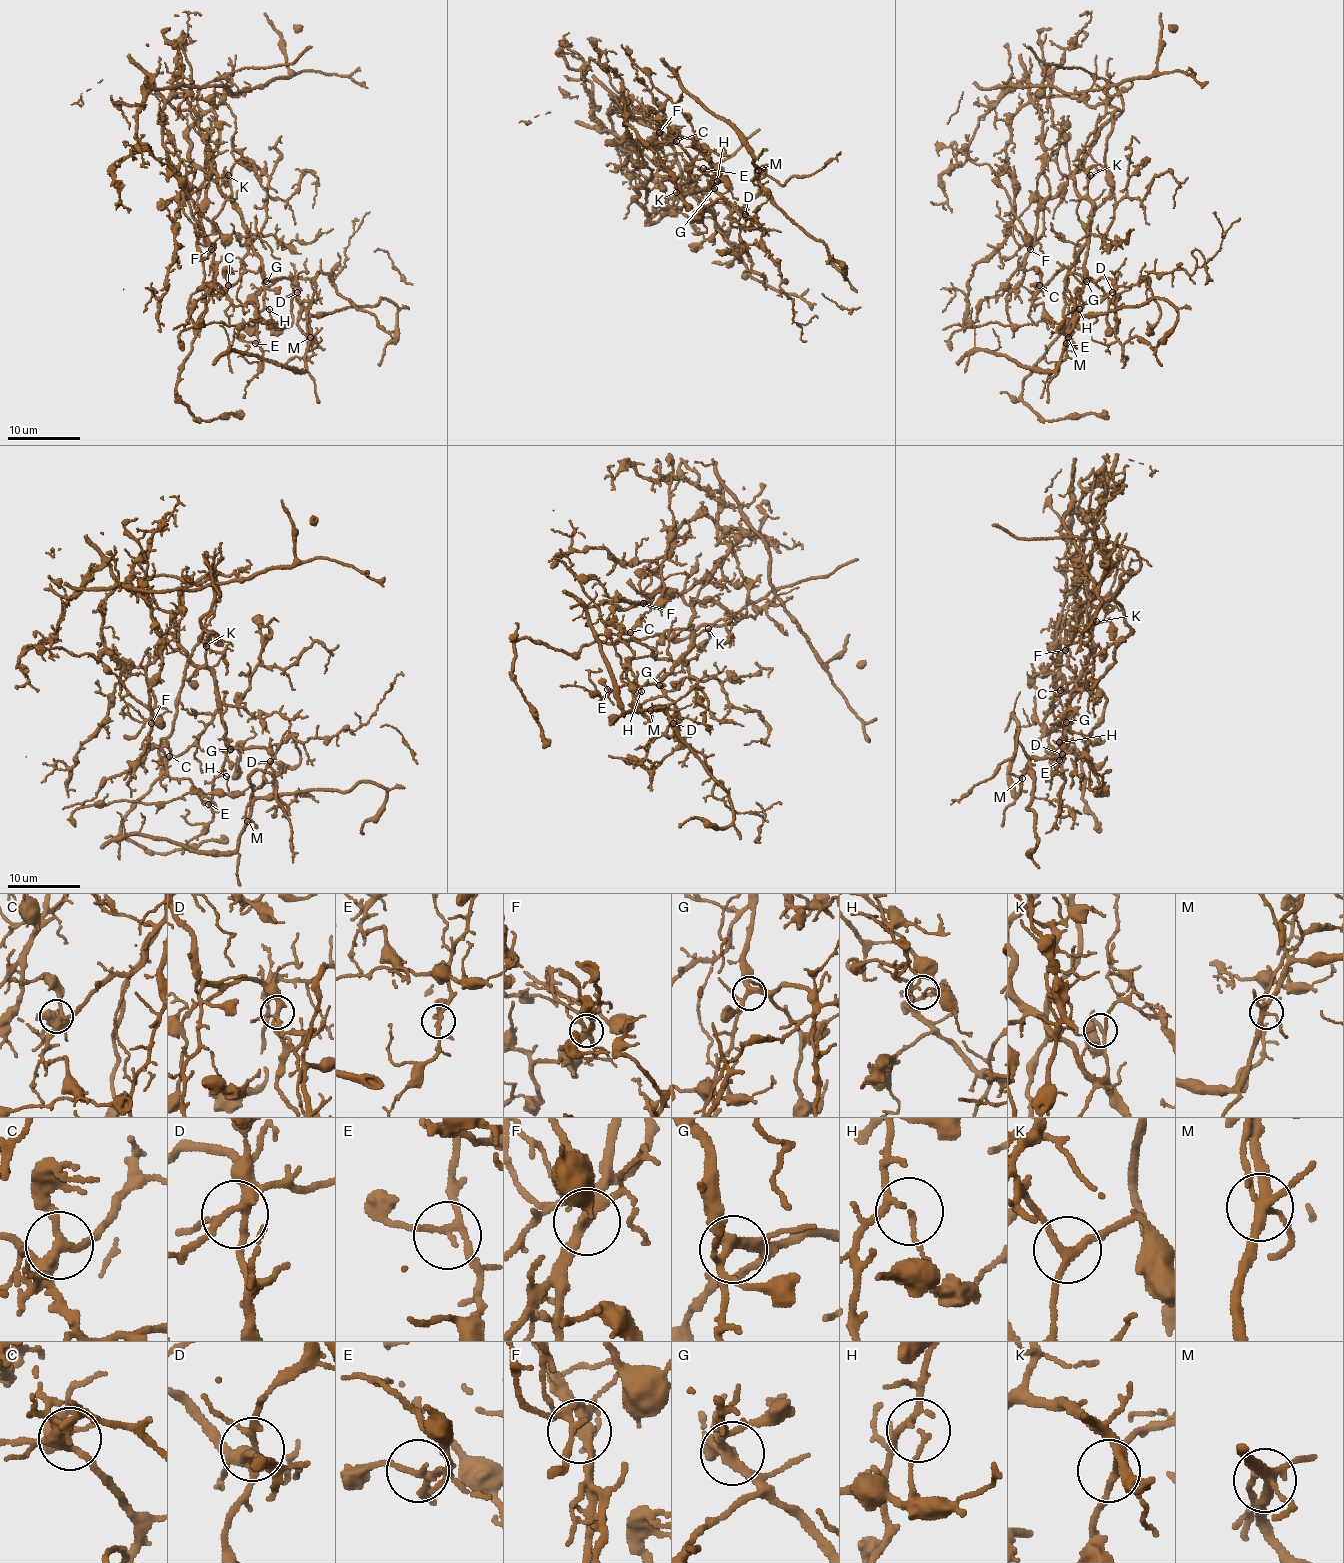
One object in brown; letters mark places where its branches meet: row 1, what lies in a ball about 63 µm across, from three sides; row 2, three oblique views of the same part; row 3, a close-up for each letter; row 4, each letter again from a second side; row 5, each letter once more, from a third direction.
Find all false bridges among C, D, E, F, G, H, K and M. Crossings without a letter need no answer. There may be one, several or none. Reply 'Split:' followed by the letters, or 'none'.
Split: F, H, M

